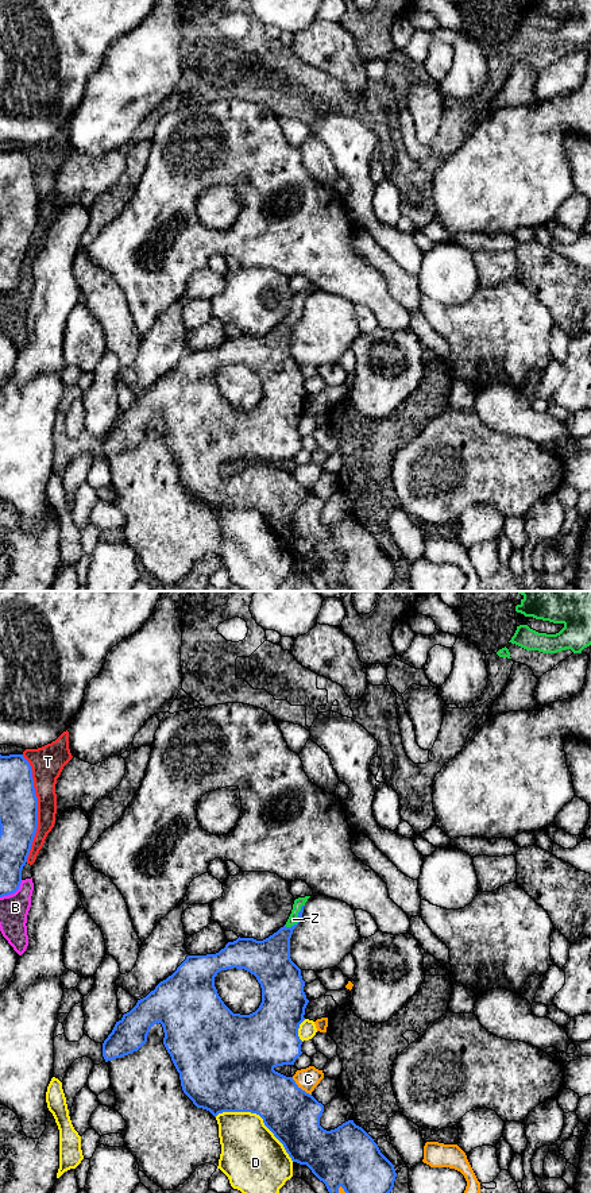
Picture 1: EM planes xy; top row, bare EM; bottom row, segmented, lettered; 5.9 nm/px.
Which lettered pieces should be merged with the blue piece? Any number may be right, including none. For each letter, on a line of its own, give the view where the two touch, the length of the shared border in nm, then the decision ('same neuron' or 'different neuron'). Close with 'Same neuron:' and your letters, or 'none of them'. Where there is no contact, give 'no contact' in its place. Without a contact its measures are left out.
B: xy | 170 nm | different neuron
C: xy | 160 nm | different neuron
D: xy | 550 nm | different neuron
T: xy | 650 nm | different neuron
Z: xy | 180 nm | same neuron
Same neuron: Z

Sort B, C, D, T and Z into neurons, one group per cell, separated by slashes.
B T / C / D / Z

